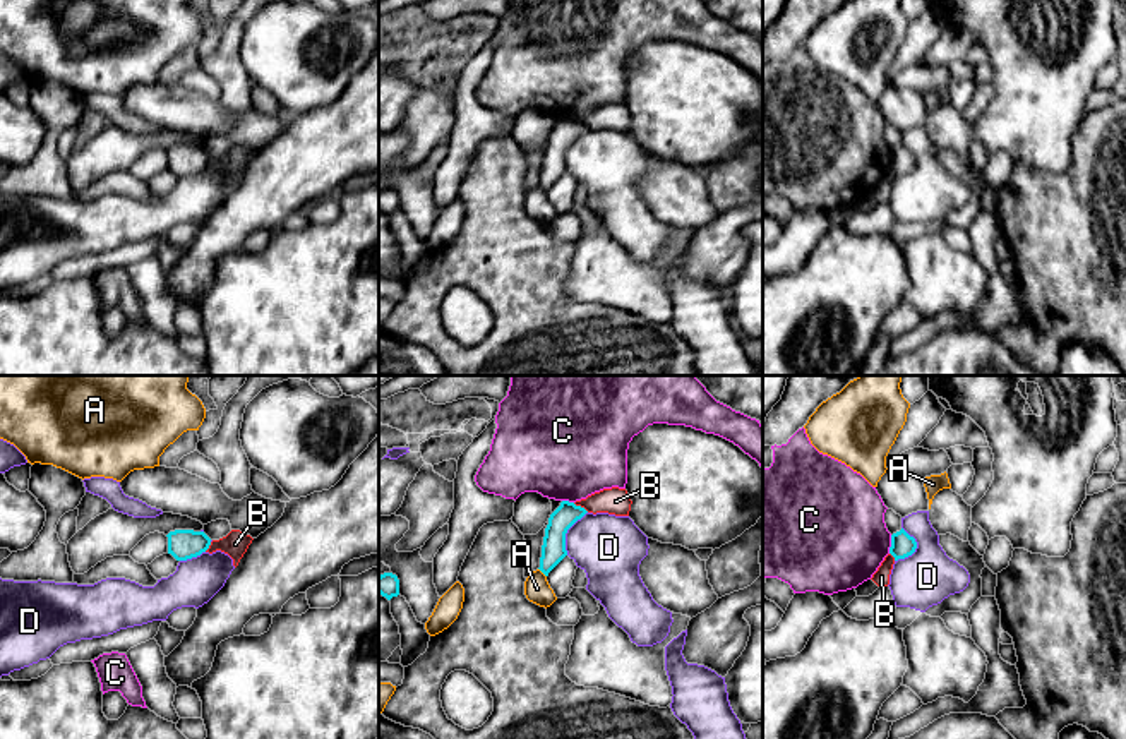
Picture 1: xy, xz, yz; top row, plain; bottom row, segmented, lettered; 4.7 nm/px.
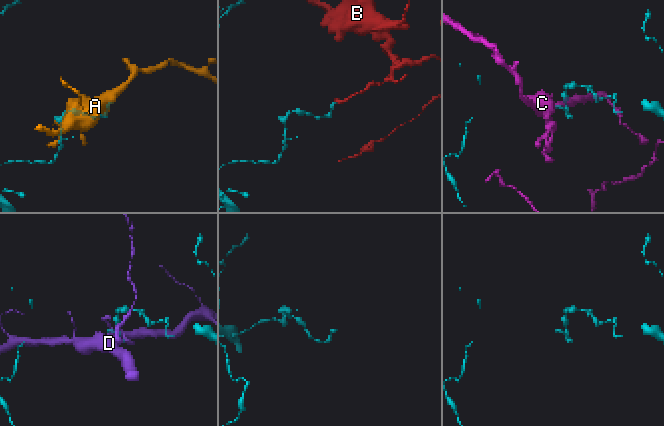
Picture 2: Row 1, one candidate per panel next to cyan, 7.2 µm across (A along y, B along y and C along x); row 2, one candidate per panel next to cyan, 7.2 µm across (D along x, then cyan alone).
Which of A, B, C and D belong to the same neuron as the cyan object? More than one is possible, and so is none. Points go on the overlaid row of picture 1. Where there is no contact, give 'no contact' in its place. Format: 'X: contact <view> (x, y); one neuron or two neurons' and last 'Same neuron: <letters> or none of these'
A: contact xz (542, 571); two neurons
B: contact xz (580, 506); two neurons
C: contact yz (892, 544); two neurons
D: contact yz (916, 547); two neurons
Same neuron: none of these

